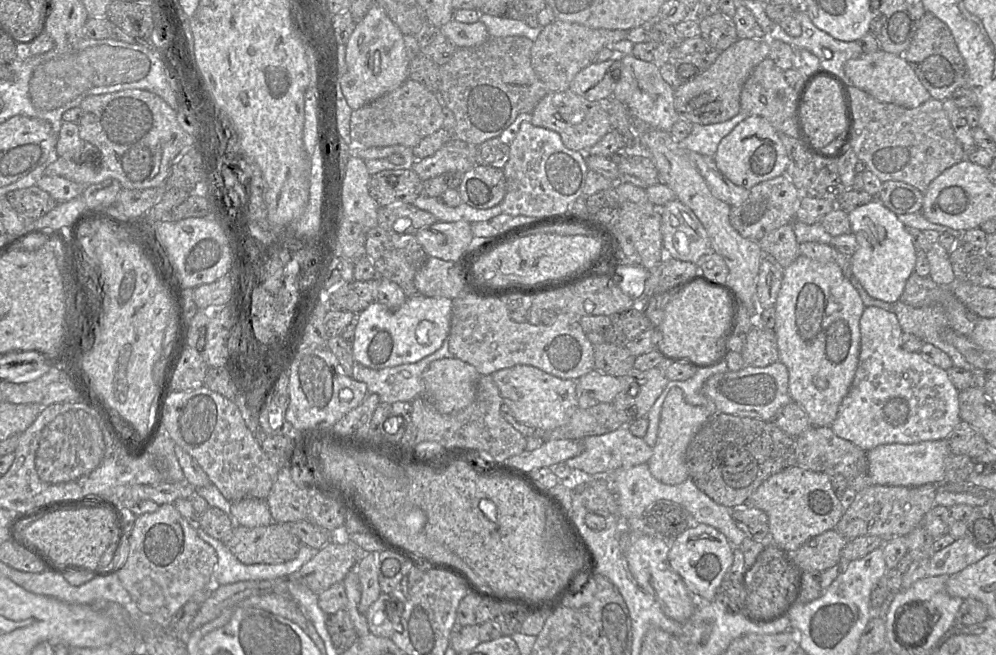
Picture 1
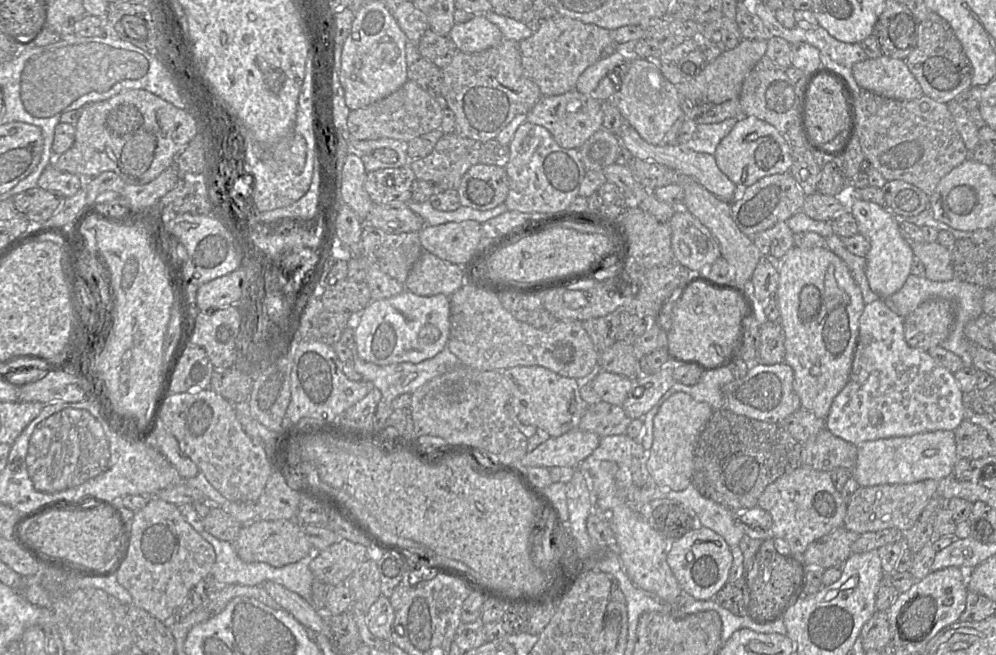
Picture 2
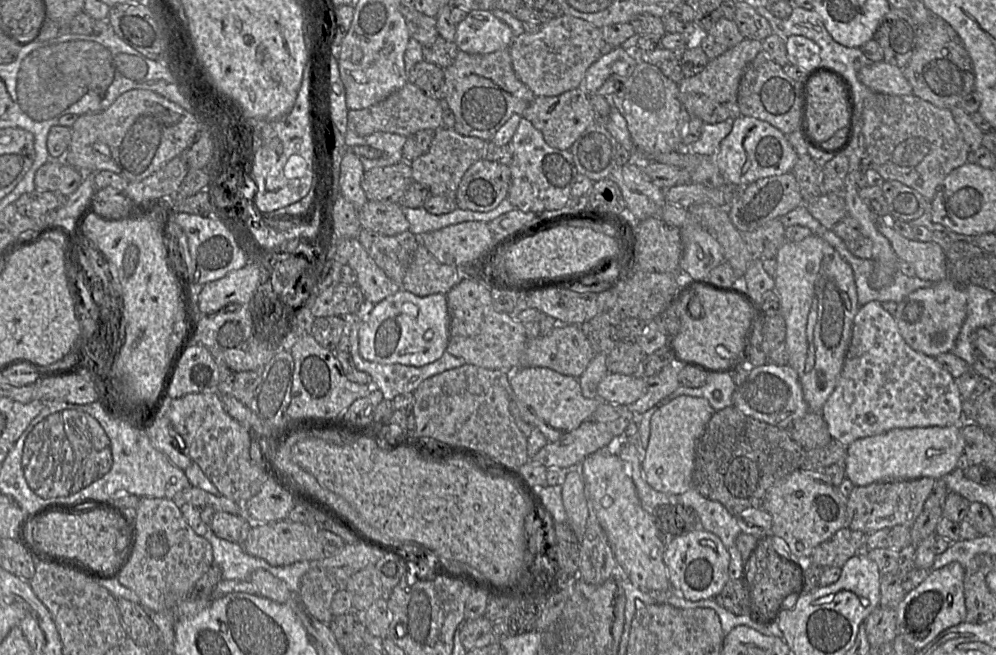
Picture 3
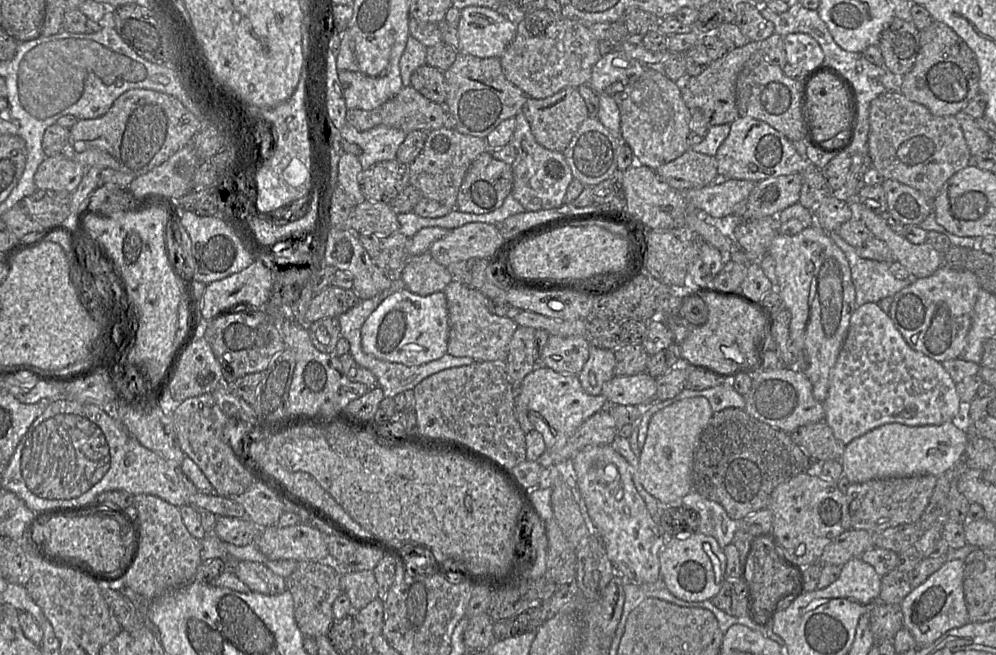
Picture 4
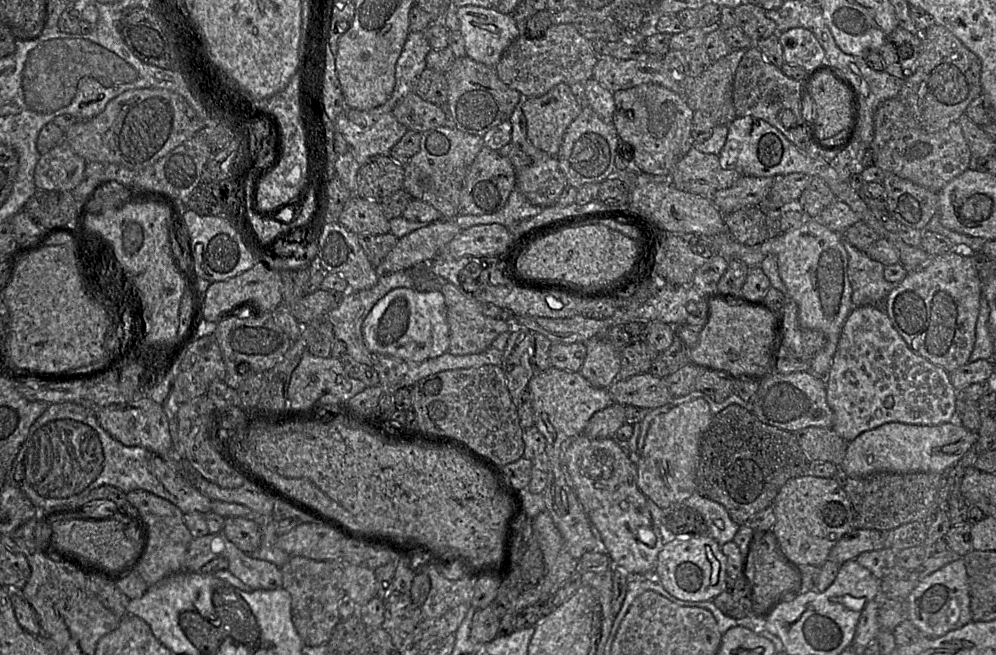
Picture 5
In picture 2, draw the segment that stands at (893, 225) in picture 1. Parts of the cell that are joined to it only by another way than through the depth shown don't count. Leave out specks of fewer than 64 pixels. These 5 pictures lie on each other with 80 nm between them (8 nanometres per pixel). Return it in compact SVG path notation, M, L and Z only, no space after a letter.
M847 199L847 209L857 222L858 234L864 236L870 249L865 256L866 277L871 290L881 298L888 298L899 291L911 274L914 254L910 244L903 238L899 228L899 218L887 207L861 199Z

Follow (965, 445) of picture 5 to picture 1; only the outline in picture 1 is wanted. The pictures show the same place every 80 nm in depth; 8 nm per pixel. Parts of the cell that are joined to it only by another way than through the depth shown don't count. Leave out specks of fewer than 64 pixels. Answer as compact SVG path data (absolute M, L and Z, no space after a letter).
M948 438L914 444L883 444L867 451L868 475L871 484L917 487L939 485L945 481L945 460L951 454Z

